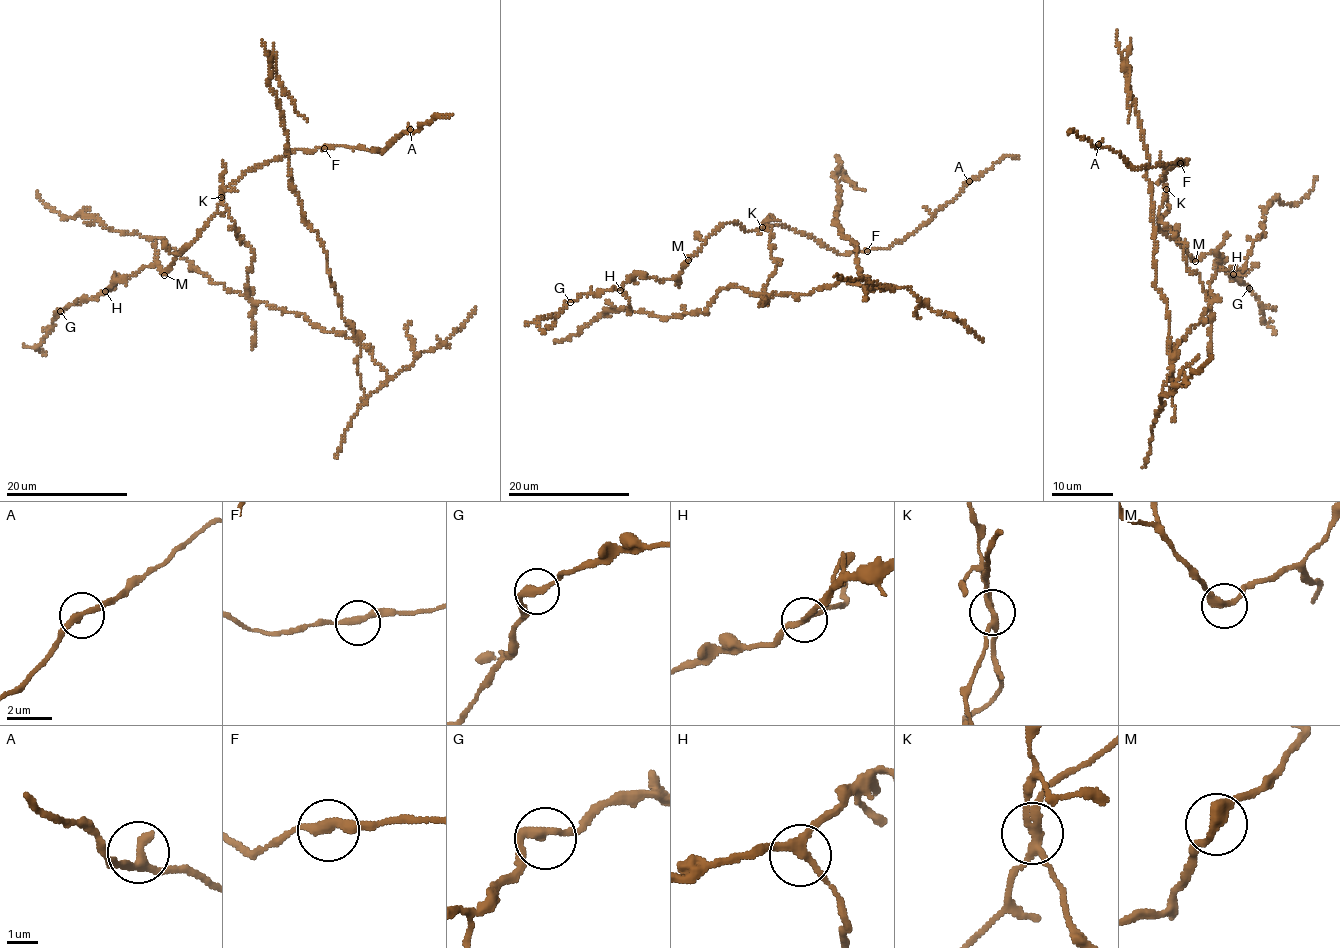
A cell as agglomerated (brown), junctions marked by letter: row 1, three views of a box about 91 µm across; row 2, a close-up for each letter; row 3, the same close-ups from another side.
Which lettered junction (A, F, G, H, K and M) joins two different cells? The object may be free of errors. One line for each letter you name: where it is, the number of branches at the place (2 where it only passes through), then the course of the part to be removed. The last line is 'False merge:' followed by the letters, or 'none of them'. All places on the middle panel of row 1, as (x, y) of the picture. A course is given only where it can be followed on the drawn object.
K: Place: (762, 227). Branches: 3. Course of the part to remove: (761, 227), (781, 261), (767, 297), (840, 281), (871, 287), (855, 241), (835, 221), (833, 176), (866, 189)
False merge: K

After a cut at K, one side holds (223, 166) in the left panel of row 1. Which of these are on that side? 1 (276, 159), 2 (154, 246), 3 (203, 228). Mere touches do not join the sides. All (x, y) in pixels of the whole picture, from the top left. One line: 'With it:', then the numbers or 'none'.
With it: none

